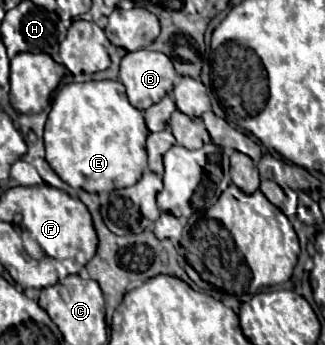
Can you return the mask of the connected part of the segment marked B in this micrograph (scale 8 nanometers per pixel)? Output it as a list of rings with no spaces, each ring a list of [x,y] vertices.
[[[141,49],[121,59],[119,81],[127,87],[131,105],[141,111],[161,101],[173,89],[175,75],[171,59],[159,51]]]

